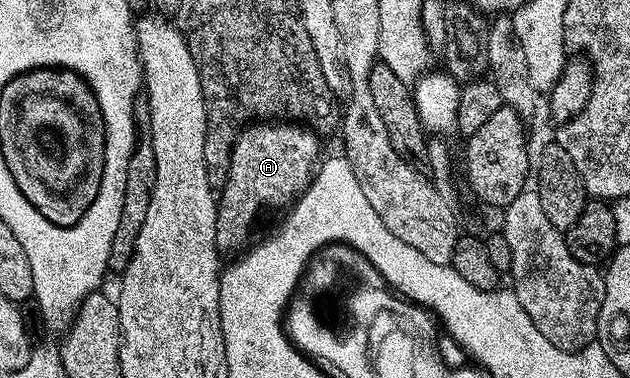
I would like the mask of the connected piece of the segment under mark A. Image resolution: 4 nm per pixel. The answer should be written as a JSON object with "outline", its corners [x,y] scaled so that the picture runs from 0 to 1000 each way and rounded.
{"outline":[[[456,315],[414,320],[381,344],[368,381],[362,471],[348,503],[343,545],[343,651],[351,672],[386,661],[395,646],[394,624],[406,582],[424,553],[451,558],[476,529],[511,426],[506,370],[487,331]]]}

